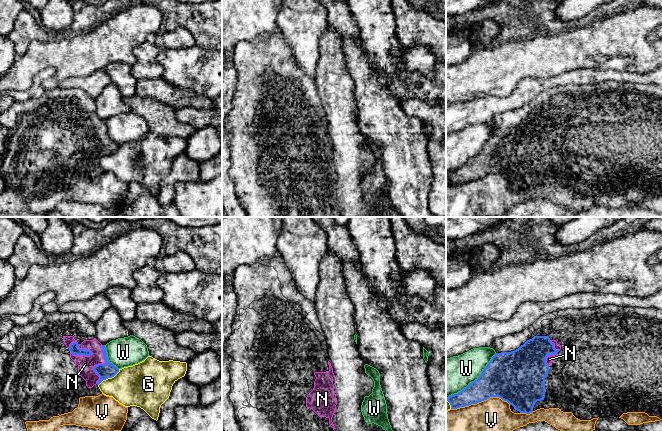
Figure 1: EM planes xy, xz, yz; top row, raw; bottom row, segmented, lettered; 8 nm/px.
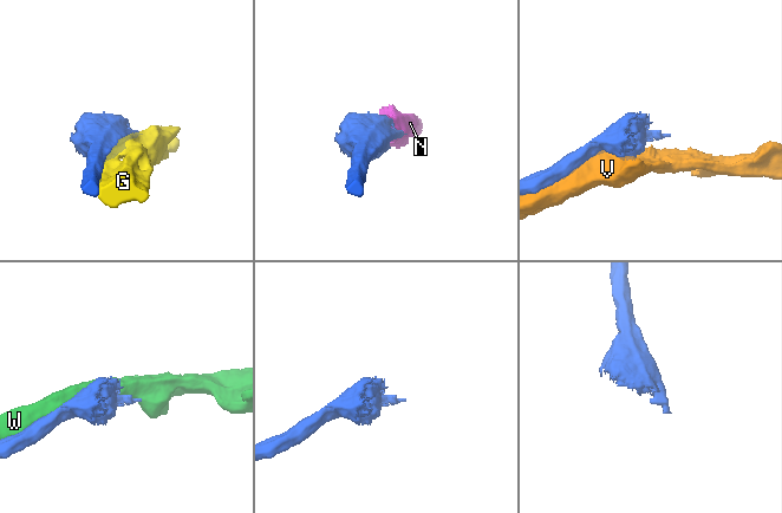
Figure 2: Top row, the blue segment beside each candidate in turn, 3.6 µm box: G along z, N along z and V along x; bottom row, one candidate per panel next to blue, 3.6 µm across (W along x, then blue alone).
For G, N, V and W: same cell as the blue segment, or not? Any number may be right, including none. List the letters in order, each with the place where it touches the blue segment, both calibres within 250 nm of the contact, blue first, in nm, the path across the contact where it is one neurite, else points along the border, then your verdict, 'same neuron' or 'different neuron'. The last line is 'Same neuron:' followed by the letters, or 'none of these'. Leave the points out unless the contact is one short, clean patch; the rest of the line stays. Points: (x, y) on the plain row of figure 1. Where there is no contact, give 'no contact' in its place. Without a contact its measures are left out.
G: contact xy (109, 153); calibres 120 and 340 nm; different neuron
N: contact xy (79, 124); calibres 70 and 130 nm; same neuron
V: contact yz (480, 177); calibres 300 and 440 nm; different neuron
W: contact yz (475, 156); calibres 360 and 300 nm; different neuron
Same neuron: N

